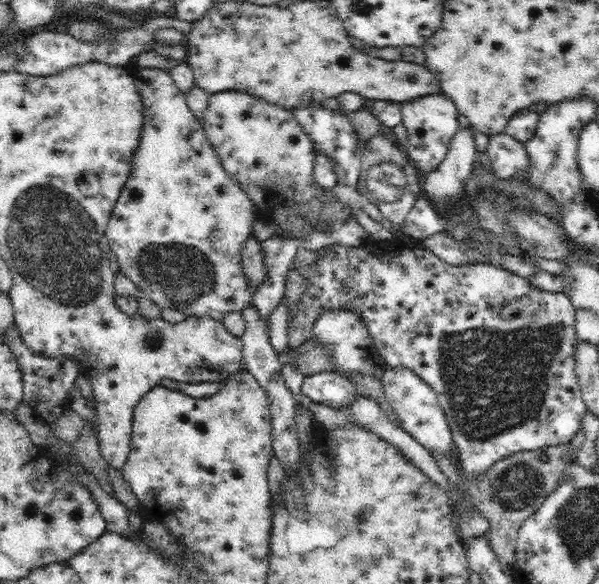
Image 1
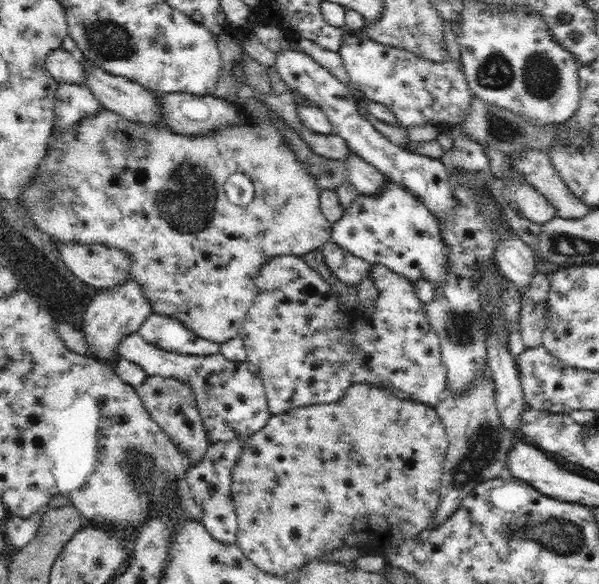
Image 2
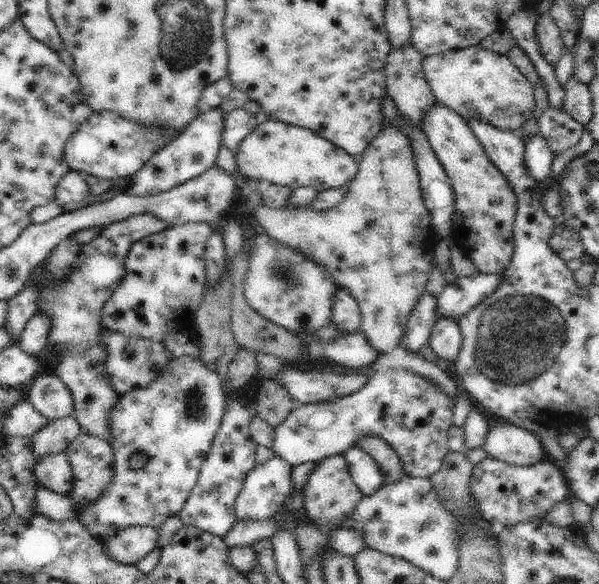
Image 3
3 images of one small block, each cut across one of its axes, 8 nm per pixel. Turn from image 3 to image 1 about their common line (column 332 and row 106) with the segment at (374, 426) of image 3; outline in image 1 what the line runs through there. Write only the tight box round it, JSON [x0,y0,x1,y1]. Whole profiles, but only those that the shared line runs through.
[401,94,463,172]

